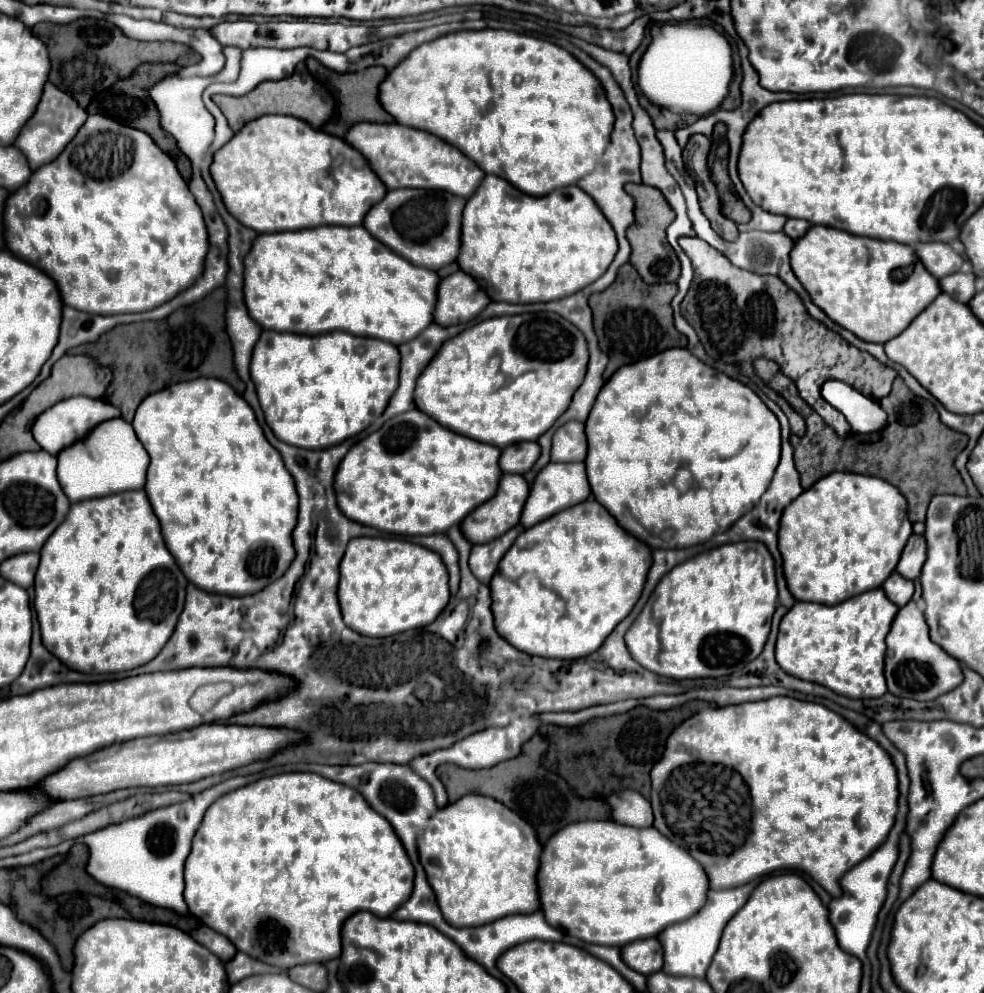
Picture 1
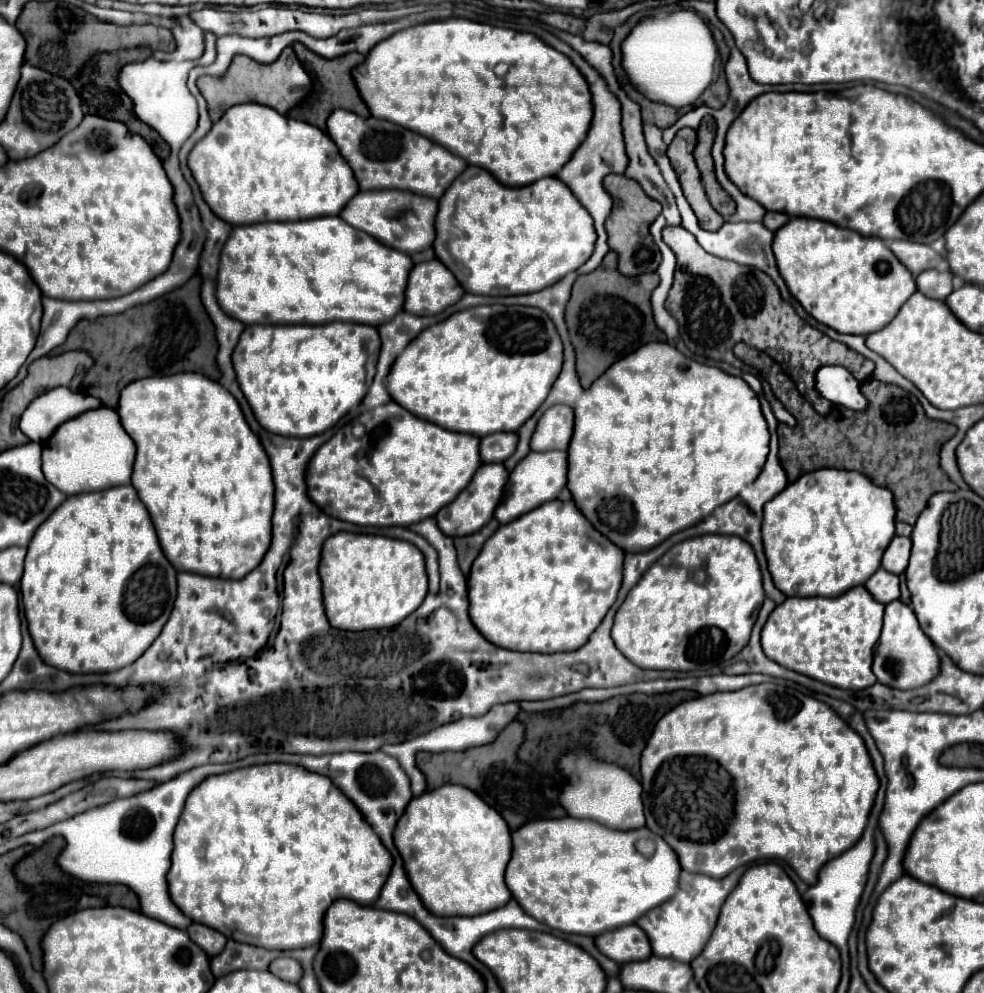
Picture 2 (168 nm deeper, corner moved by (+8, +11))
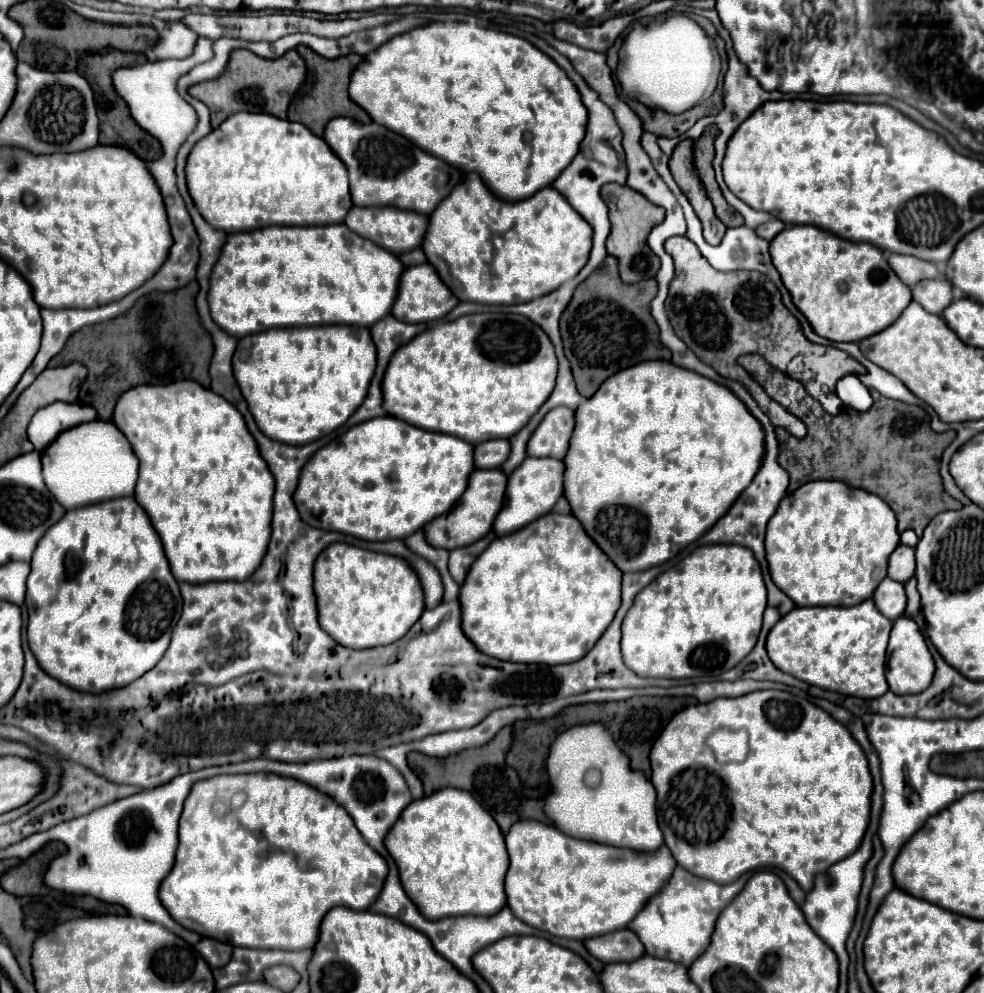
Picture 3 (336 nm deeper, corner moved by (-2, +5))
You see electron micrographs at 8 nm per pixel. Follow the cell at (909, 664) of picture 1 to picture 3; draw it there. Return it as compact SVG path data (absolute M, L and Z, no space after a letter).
M898 617L894 621L890 643L888 643L888 663L886 663L886 681L890 685L890 691L896 691L896 695L908 695L908 693L920 693L930 687L934 679L934 659L926 645L926 639L920 631L920 627L910 617Z

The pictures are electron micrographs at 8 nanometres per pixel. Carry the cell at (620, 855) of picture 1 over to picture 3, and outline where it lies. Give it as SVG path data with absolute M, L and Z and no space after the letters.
M540 821L512 825L506 847L510 855L506 897L512 913L536 929L568 939L590 939L628 927L646 903L668 885L676 869L666 845L644 853L576 839Z

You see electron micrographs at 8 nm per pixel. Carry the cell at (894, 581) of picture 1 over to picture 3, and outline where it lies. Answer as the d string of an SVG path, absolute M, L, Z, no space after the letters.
M884 579L878 589L872 595L878 611L888 617L890 621L894 621L896 617L900 617L906 609L906 593L904 593L904 585L892 579Z

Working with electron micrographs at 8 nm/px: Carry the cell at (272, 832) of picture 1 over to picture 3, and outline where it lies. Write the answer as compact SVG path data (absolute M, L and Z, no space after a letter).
M250 773L250 775L218 775L212 779L198 781L186 803L184 813L180 819L180 845L176 853L176 863L170 871L170 875L160 885L160 901L168 909L174 921L178 921L182 927L192 929L200 933L202 937L220 939L222 943L232 943L236 947L260 947L260 949L282 949L282 951L300 951L300 949L312 949L318 943L320 935L320 923L324 915L338 905L354 907L356 911L366 911L380 895L384 881L388 875L388 863L386 859L368 847L360 831L356 829L352 817L346 813L346 809L336 803L330 795L318 791L316 787L308 783L300 783L292 777L280 777L274 773Z

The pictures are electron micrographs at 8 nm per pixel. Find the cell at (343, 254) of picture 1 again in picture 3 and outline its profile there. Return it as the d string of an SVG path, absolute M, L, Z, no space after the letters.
M344 223L316 227L262 227L248 233L232 233L210 275L208 303L212 319L234 337L260 333L272 327L304 325L362 325L372 327L386 315L398 295L404 265L376 243L356 235Z

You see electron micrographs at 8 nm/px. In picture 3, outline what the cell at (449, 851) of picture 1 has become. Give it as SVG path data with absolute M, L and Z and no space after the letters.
M446 787L424 799L412 801L394 823L386 839L390 855L396 859L404 891L426 919L444 919L456 915L488 917L506 907L504 873L508 871L508 849L504 835L492 815L462 789Z

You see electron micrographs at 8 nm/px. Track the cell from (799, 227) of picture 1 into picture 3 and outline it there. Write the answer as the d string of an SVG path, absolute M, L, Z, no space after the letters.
M772 219L772 221L768 221L768 223L764 223L764 225L760 225L758 229L756 229L756 233L760 235L760 237L764 237L764 239L768 239L768 241L772 241L782 229L784 229L786 225L780 221L780 219Z

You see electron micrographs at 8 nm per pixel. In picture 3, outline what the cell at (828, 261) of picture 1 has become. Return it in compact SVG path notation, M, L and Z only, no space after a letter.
M790 225L772 239L770 251L794 305L830 341L868 339L890 327L912 301L910 287L892 271L882 249L870 243L840 239L812 225Z

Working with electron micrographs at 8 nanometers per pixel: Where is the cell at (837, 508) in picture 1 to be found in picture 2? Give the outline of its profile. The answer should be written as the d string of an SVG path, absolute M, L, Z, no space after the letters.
M818 469L798 477L778 497L764 505L762 541L768 571L774 585L786 595L802 597L838 597L854 585L864 585L866 579L880 567L880 559L894 537L894 501L892 493L874 485L858 471Z

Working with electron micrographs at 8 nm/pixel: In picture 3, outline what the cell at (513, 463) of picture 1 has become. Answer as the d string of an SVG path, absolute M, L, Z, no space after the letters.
M492 439L488 443L480 443L474 449L474 459L478 469L496 469L510 455L510 441L508 439Z

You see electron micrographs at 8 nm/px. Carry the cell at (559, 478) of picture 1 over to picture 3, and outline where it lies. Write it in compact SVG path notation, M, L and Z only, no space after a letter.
M526 457L524 463L516 467L514 473L508 477L504 507L494 521L496 535L508 535L512 531L518 531L520 527L532 523L534 519L550 513L556 501L562 497L562 493L564 493L564 463L558 459Z

